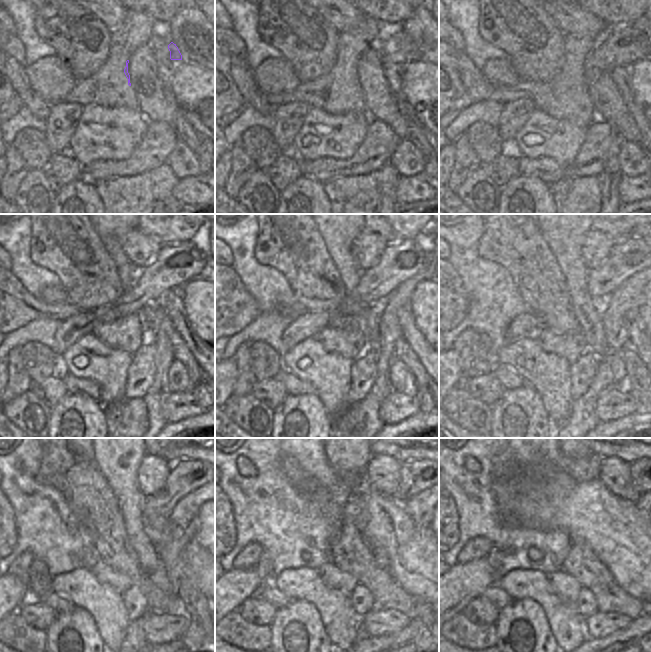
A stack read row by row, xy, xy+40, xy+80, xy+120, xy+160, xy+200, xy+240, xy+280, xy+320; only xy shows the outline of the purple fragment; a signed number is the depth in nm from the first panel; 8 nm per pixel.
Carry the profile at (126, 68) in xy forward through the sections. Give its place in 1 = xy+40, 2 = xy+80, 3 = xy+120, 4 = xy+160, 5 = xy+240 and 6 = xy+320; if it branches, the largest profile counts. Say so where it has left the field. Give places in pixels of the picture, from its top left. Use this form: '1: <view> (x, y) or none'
1: xy+40 (353, 69)
2: xy+80 (620, 44)
3: xy+120 (174, 265)
4: xy+160 (401, 260)
5: xy+240 (186, 476)
6: xy+320 (642, 472)

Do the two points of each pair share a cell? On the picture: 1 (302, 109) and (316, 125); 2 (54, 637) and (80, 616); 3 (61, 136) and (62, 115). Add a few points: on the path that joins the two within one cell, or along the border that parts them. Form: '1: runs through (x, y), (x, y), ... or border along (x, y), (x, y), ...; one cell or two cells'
1: border along (310, 106), (296, 135); two cells
2: runs through (59, 630), (66, 624), (73, 623); one cell
3: runs through (63, 131), (65, 129), (63, 127), (63, 120); one cell

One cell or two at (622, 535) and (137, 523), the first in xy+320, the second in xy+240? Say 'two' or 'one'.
two

